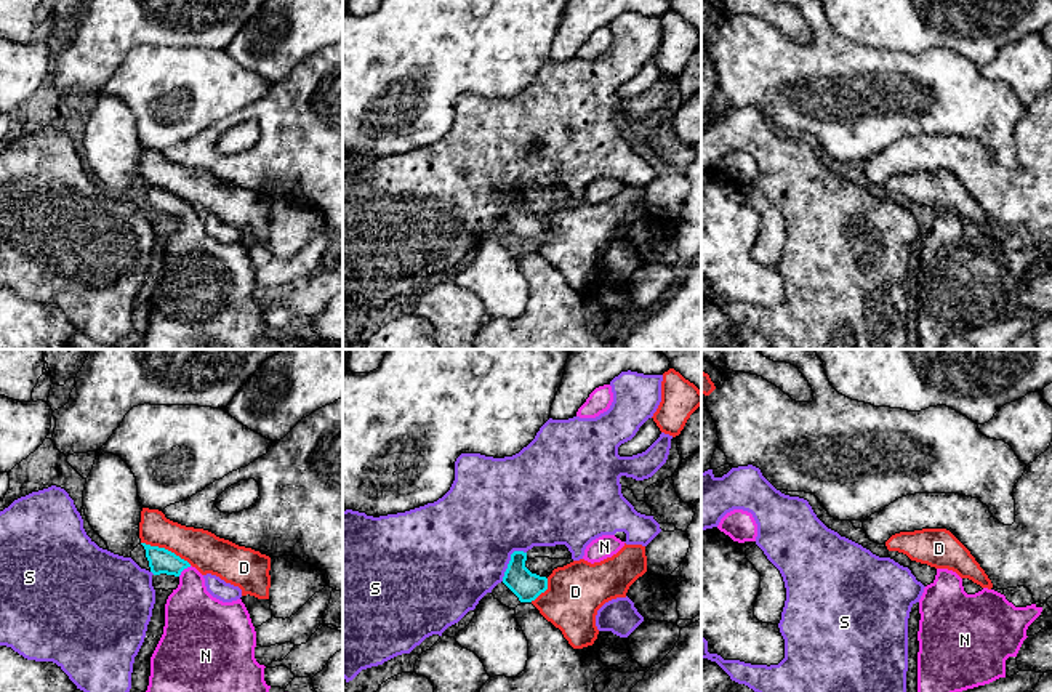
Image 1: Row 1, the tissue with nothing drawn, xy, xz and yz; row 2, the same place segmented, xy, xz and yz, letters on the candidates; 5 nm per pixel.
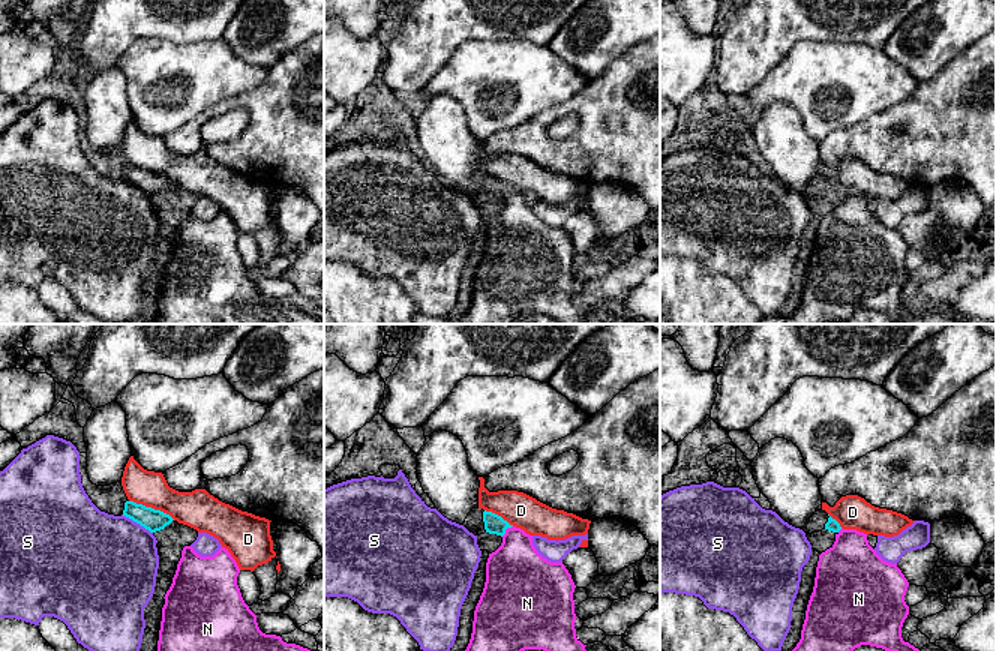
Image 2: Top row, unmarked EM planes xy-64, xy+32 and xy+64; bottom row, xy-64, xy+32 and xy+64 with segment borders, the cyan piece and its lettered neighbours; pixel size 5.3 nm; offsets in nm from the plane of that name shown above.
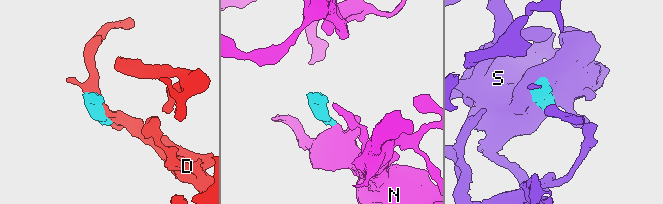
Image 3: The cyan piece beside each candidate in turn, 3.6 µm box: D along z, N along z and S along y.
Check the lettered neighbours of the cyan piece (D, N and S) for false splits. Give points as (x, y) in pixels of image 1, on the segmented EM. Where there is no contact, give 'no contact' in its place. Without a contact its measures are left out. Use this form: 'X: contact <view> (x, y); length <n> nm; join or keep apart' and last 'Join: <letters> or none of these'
D: contact xy (167, 550); length 280 nm; keep apart
N: contact xy (184, 567); length 90 nm; join
S: contact xz (509, 561); length 200 nm; keep apart
Join: N

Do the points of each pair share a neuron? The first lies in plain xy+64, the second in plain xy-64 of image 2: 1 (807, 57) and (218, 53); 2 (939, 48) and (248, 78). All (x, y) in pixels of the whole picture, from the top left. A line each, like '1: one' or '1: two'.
1: one
2: two

